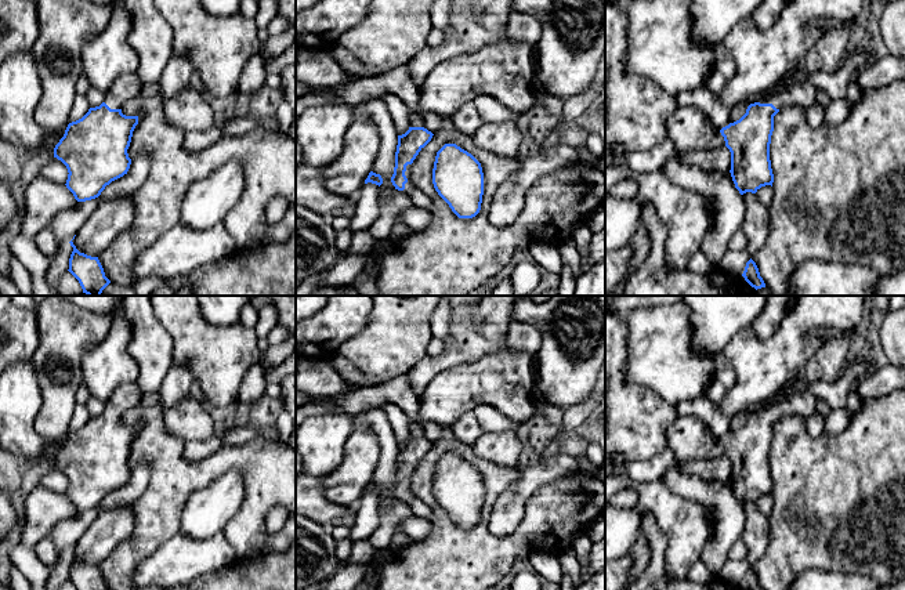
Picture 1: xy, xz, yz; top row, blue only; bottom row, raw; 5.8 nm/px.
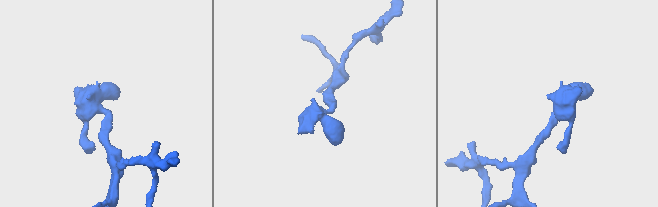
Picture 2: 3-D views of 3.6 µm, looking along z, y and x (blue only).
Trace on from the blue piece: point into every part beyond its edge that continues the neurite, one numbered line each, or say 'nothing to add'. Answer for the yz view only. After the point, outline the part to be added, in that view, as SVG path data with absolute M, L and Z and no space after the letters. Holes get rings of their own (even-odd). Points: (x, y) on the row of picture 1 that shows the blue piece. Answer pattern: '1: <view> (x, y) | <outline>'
1: yz (795, 89) | M804 66L781 79L777 84L761 93L760 104L772 104L777 109L797 105L806 112L817 101L817 90L808 80Z

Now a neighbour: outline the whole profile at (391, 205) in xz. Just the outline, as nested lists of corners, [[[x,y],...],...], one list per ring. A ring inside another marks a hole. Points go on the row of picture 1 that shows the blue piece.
[[[380,191],[379,195],[380,216],[374,224],[368,229],[374,240],[390,239],[392,227],[401,211],[412,207],[410,198],[402,191],[392,191],[385,195]]]

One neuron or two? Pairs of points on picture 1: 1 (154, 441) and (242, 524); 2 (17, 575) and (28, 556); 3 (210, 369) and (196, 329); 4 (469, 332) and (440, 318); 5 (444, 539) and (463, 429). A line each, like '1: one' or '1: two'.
1: one
2: two
3: one
4: two
5: two

